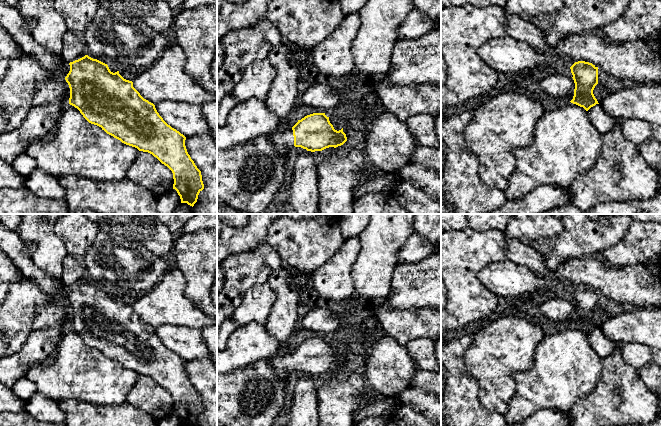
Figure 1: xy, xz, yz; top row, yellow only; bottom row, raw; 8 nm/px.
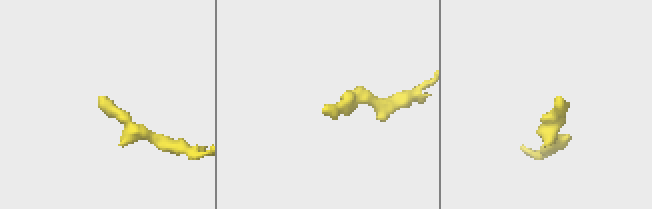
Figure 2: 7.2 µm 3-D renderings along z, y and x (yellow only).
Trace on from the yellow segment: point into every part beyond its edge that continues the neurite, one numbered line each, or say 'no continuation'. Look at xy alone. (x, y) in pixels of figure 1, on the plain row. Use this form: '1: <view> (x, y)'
1: xy (11, 243)

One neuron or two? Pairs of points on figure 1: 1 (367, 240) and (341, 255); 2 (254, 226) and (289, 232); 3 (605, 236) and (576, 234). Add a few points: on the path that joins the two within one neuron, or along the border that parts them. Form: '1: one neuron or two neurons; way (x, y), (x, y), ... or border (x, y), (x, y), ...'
1: two neurons; border (358, 236), (360, 249), (357, 259), (352, 266)
2: two neurons; border (271, 224), (267, 230), (265, 241)
3: one neuron; way (598, 237), (583, 237)

